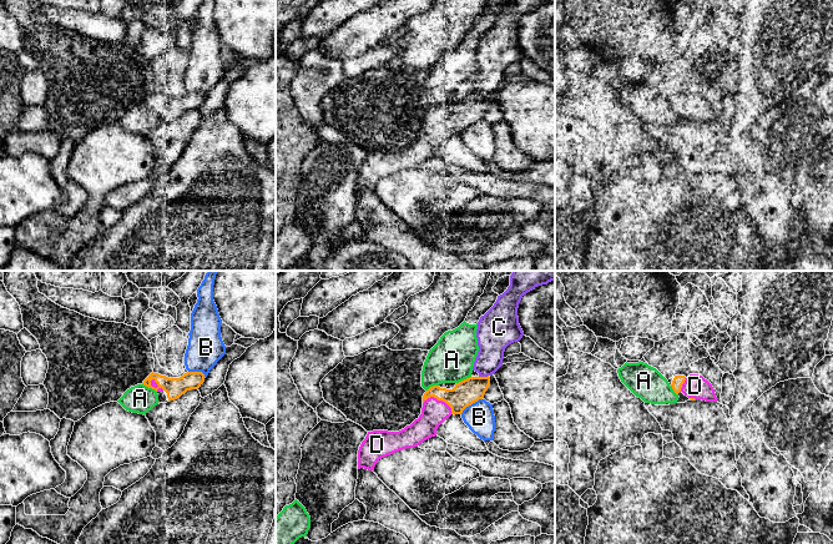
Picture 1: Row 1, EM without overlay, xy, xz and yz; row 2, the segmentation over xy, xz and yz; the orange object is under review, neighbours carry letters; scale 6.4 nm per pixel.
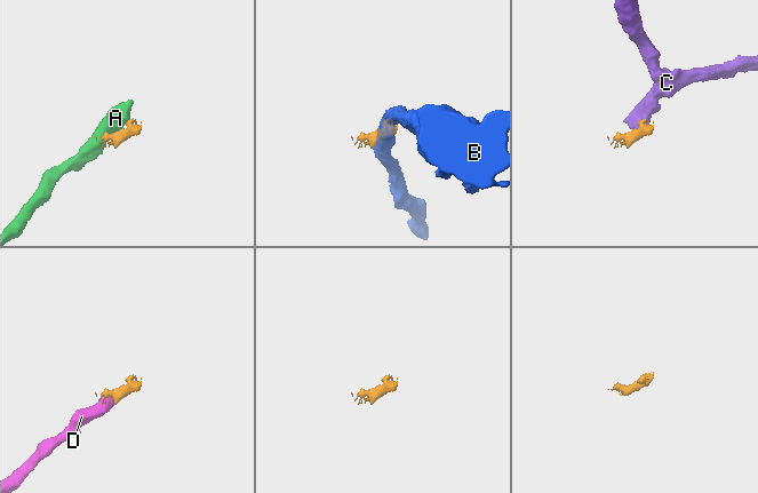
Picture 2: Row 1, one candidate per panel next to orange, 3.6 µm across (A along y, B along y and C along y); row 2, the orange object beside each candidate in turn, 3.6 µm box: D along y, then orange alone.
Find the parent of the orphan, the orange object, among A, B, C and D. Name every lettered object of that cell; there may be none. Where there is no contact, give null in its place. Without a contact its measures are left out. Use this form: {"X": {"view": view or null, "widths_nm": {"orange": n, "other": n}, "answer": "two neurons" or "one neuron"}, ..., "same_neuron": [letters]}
{"A": {"view": "xy", "widths_nm": {"orange": 130, "other": 180}, "answer": "two neurons"}, "B": {"view": "xz", "widths_nm": {"orange": 160, "other": 190}, "answer": "two neurons"}, "C": {"view": "xz", "widths_nm": {"orange": 160, "other": 200}, "answer": "two neurons"}, "D": {"view": "xz", "widths_nm": {"orange": 160, "other": 170}, "answer": "one neuron"}, "same_neuron": ["D"]}

